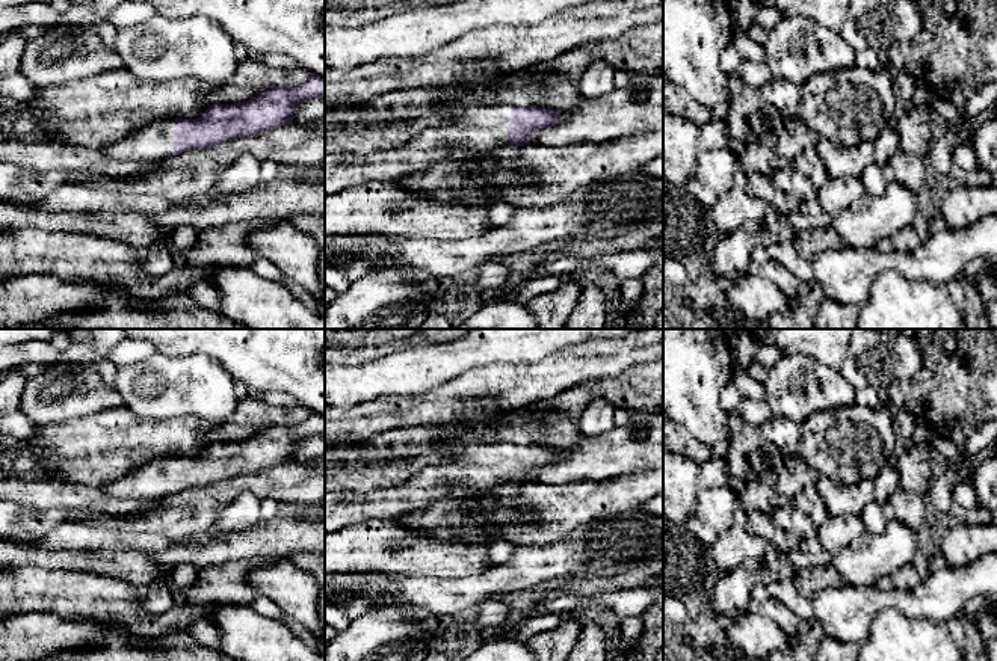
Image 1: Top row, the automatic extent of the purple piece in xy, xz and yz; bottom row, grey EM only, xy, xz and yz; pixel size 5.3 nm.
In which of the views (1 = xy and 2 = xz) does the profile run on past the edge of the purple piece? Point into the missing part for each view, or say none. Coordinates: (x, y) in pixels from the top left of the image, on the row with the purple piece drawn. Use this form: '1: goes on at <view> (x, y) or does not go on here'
1: goes on at xy (151, 142)
2: goes on at xz (484, 127)

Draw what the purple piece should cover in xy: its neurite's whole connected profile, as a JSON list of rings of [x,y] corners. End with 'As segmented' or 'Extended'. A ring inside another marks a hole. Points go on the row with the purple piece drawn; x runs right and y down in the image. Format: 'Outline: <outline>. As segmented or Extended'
Outline: [[[317,75],[298,88],[275,86],[246,103],[211,104],[199,118],[162,118],[103,146],[116,160],[160,161],[187,149],[207,148],[293,124],[293,109],[325,97],[325,80]]]. Extended

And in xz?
Outline: [[[511,104],[456,107],[450,121],[426,128],[403,146],[364,155],[325,154],[325,193],[335,193],[360,181],[393,181],[409,168],[447,158],[455,148],[486,151],[505,143],[530,145],[529,136],[562,122],[557,110]]]. Extended

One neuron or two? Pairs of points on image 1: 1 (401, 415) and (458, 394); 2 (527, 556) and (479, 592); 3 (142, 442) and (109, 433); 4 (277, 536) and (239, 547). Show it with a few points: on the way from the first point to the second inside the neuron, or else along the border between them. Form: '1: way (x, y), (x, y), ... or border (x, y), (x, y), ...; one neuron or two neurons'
1: way (414, 409), (444, 405); one neuron
2: way (515, 568), (503, 580), (491, 583); one neuron
3: way (135, 442), (117, 441); one neuron
4: way (268, 541), (248, 544); one neuron

